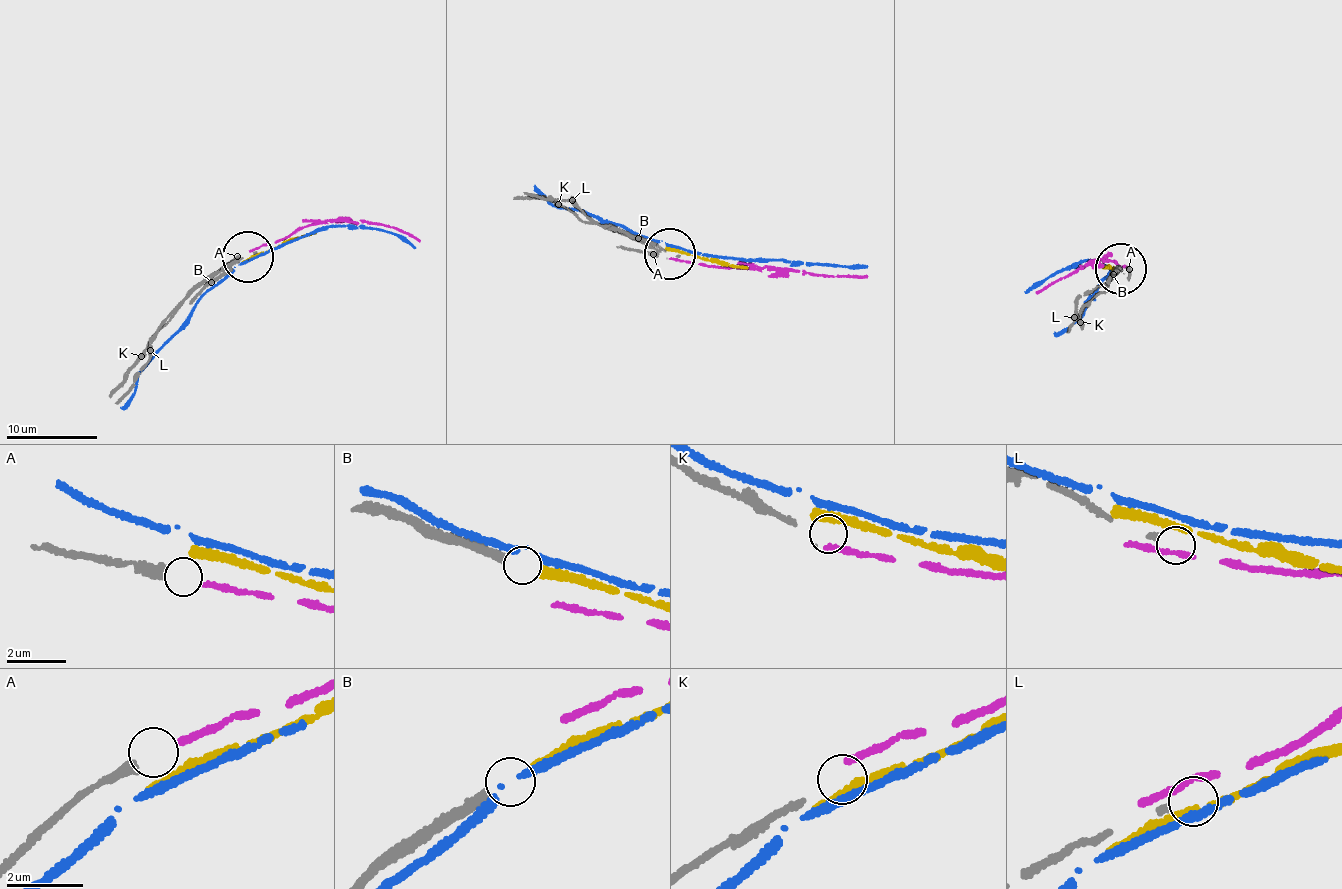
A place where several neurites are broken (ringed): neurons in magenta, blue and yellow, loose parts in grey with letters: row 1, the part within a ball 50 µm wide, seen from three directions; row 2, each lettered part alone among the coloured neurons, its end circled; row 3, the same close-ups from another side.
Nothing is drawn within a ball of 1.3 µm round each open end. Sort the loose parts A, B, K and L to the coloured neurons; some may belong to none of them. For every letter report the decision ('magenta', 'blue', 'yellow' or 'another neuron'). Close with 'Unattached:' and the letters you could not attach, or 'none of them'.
A: magenta
B: yellow
K: another neuron
L: another neuron
Unattached: K, L

